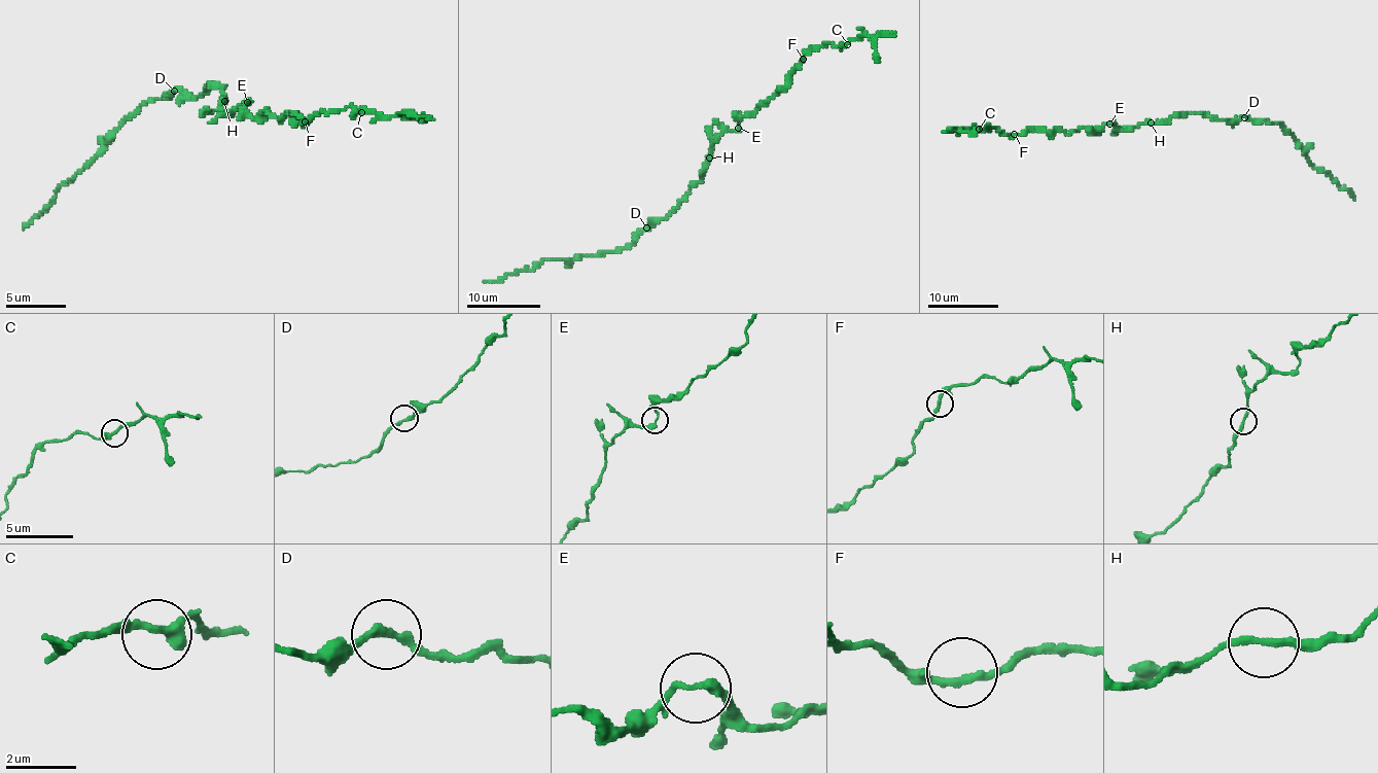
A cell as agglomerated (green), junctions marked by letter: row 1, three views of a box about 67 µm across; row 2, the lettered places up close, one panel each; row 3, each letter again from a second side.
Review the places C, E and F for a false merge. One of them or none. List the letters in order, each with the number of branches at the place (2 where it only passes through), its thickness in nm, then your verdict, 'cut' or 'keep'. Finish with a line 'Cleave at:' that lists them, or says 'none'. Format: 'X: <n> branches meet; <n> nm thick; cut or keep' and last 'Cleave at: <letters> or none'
C: 2 branches meet; 280 nm thick; keep
E: 2 branches meet; 240 nm thick; keep
F: 2 branches meet; 240 nm thick; keep
Cleave at: none

